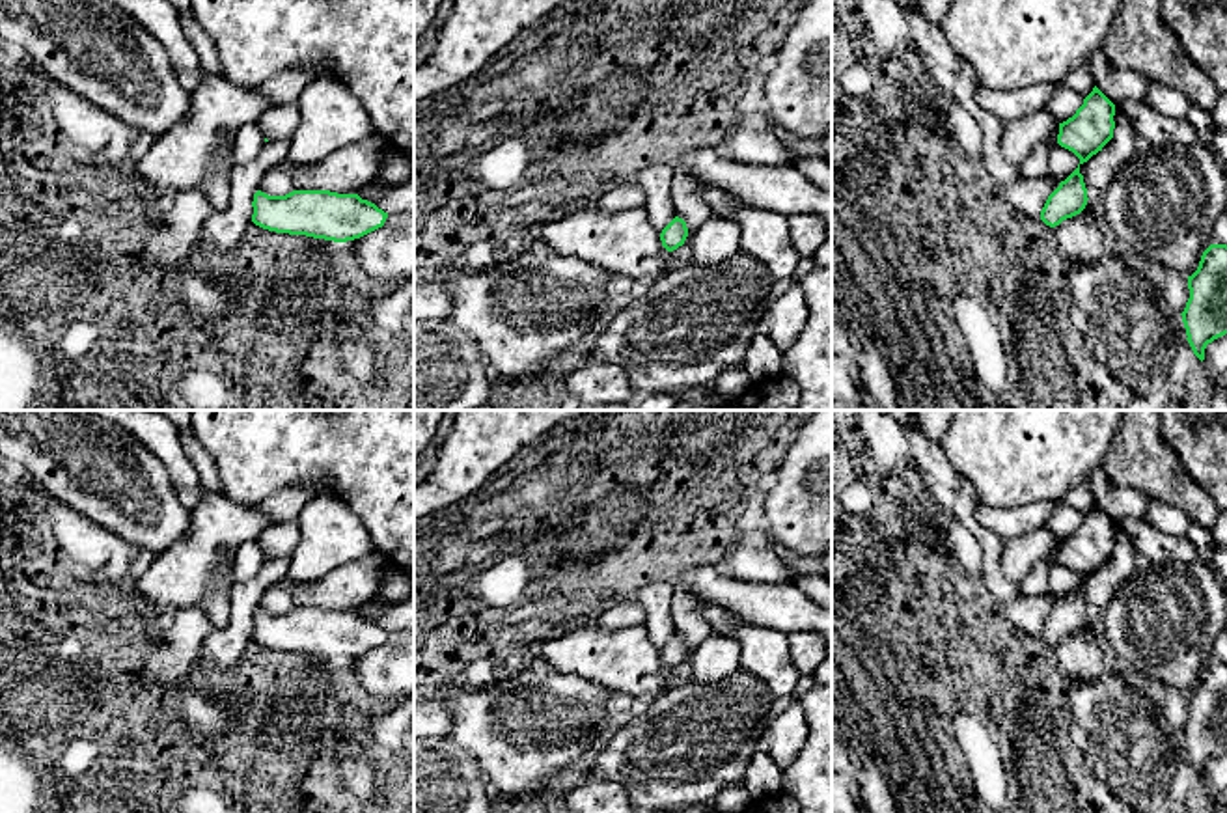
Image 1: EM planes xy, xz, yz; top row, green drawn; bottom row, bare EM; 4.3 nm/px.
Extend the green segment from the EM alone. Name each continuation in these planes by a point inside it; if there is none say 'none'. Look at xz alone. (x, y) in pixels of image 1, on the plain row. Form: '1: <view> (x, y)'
none

